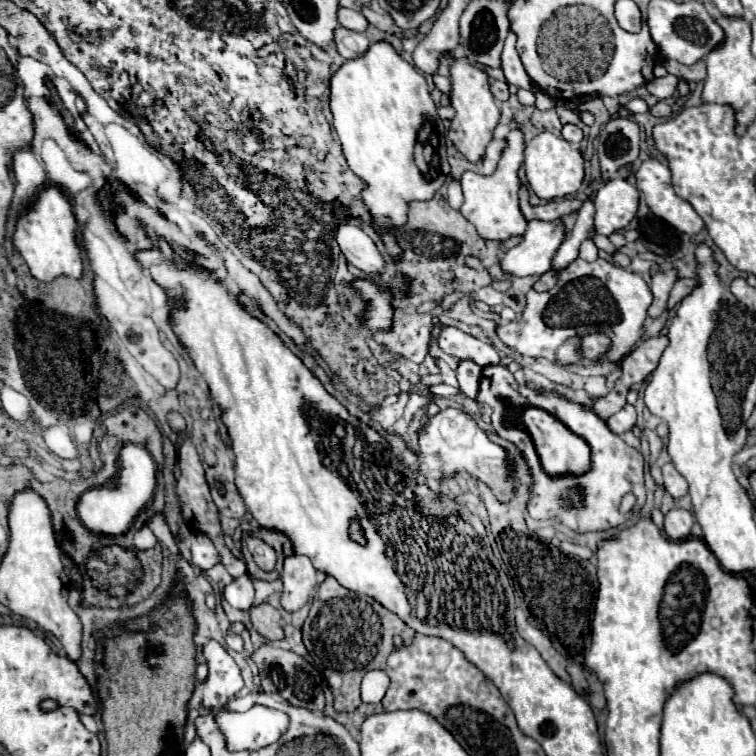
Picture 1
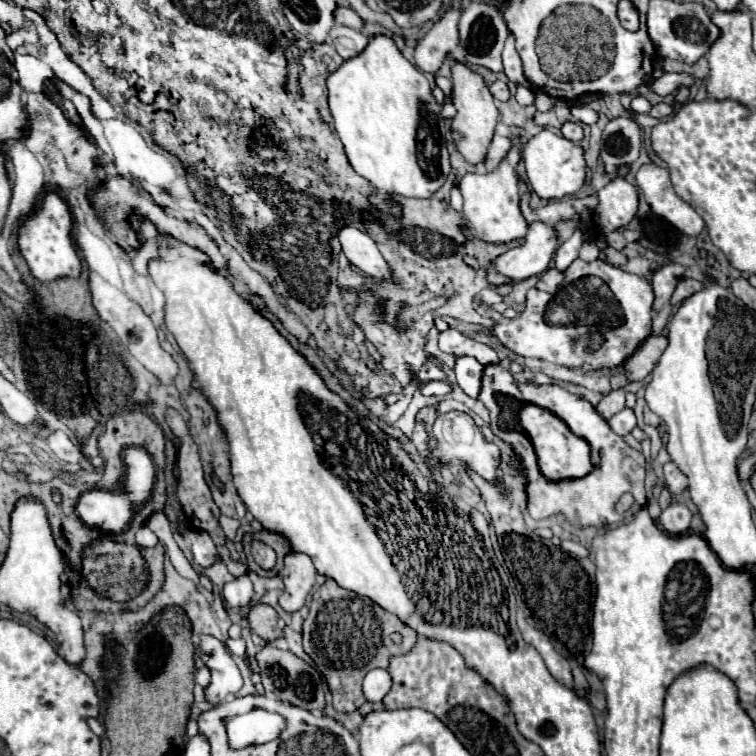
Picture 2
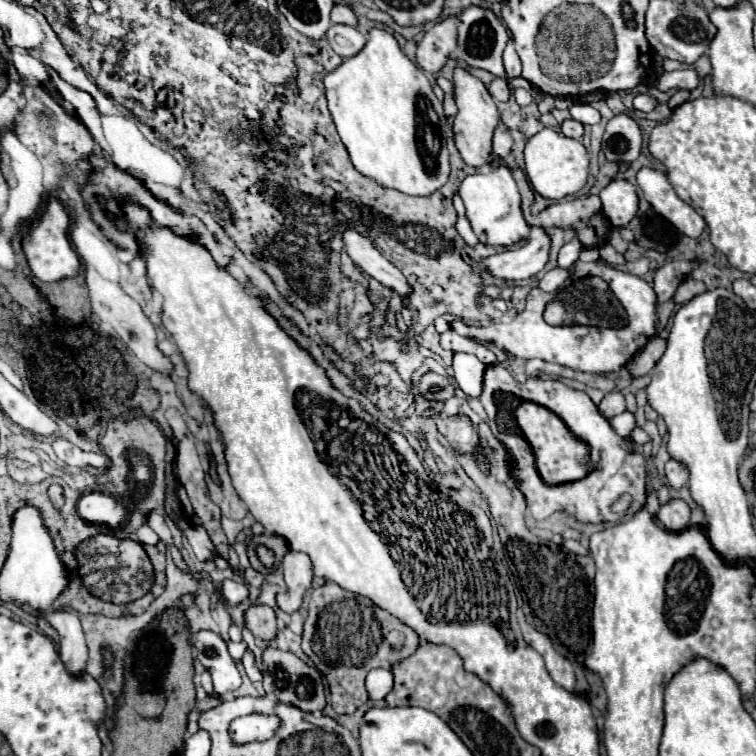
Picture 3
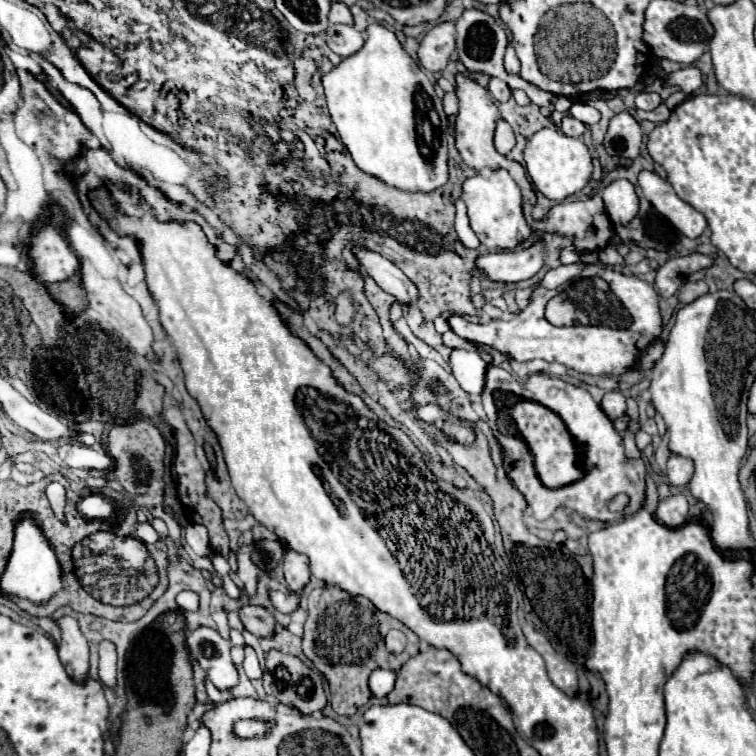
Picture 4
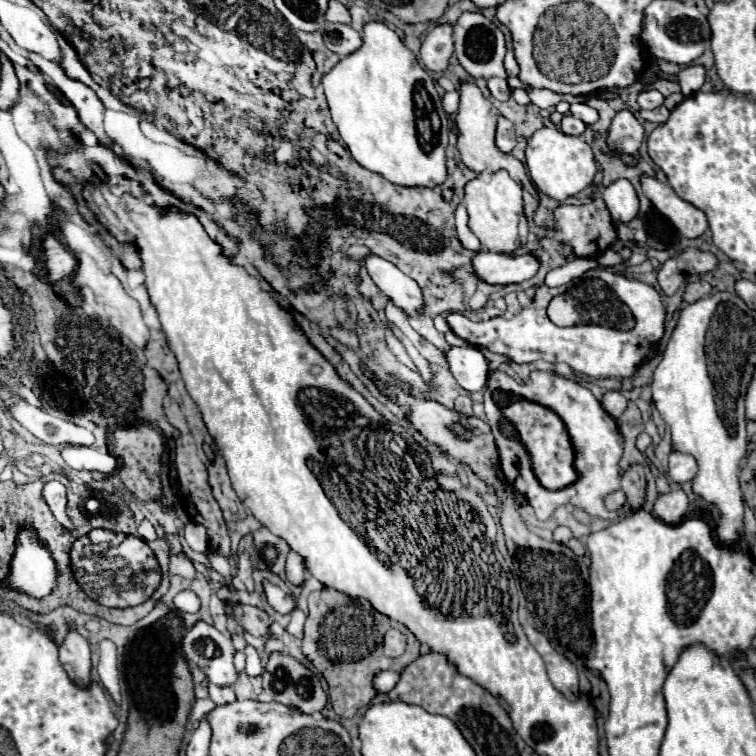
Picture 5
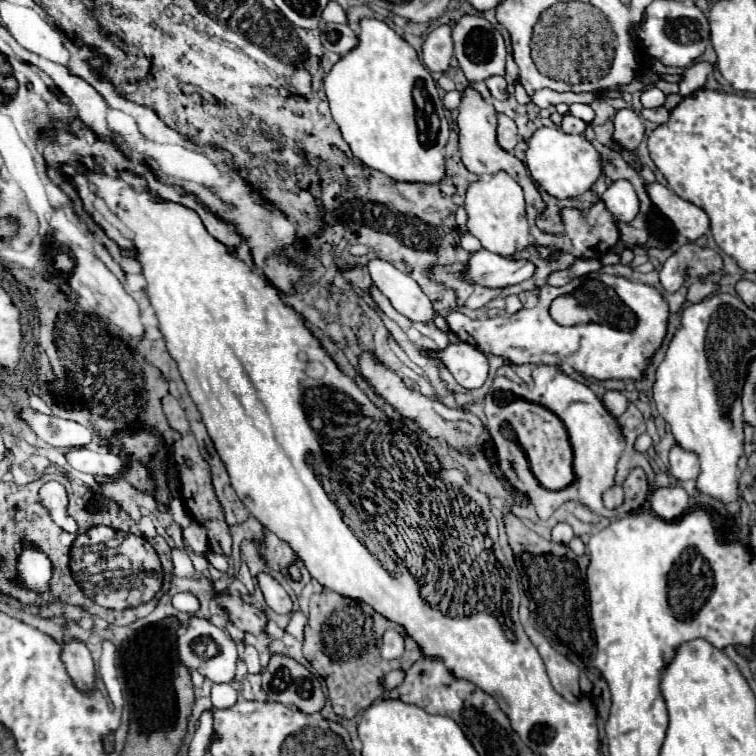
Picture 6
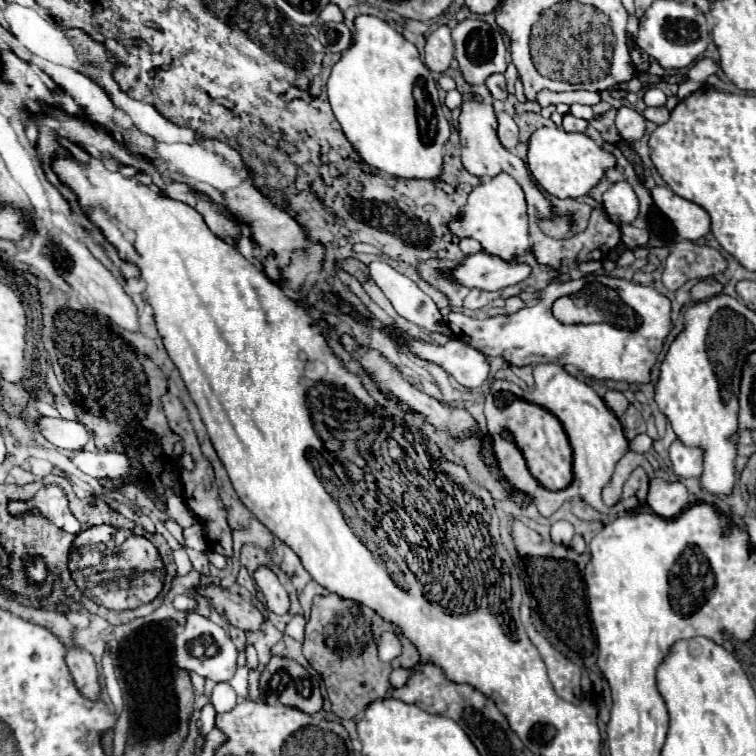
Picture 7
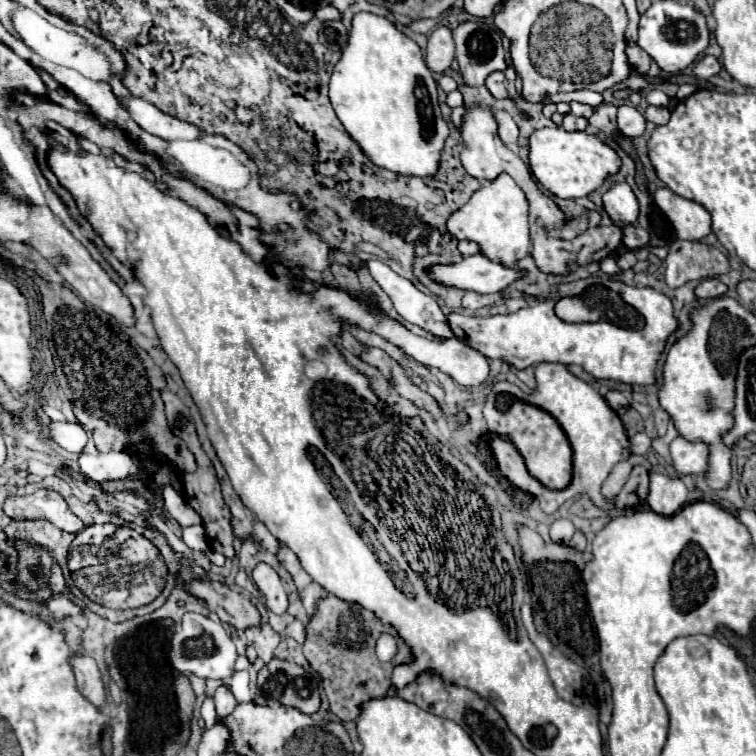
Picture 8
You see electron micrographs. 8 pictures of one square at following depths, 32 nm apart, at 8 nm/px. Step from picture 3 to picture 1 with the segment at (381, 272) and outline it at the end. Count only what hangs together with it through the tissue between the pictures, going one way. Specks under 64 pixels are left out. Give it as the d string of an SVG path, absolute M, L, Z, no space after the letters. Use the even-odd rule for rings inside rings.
M342 224L336 230L336 240L346 260L356 268L360 268L362 272L366 272L368 276L378 276L380 272L384 272L386 262L380 250L376 248L374 240L366 232L362 232L358 226Z

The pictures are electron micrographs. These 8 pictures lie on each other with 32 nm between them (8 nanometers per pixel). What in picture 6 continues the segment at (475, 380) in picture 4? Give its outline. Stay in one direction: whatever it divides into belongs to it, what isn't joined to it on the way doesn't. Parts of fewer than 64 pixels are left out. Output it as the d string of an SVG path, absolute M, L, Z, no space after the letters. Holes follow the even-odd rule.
M448 344L444 350L428 350L426 352L432 360L438 360L460 386L474 390L480 388L488 378L488 360L470 344Z

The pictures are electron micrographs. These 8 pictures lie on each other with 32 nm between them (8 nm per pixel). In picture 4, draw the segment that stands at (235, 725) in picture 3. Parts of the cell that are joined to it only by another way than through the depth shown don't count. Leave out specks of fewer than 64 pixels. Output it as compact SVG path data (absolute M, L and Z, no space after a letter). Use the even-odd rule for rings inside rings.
M246 720L246 722L238 722L238 724L236 724L236 728L234 728L234 732L236 732L238 736L248 738L248 736L262 736L268 728L270 728L270 726L266 726L266 724L264 724L264 728L262 728L262 724L260 724L260 722Z

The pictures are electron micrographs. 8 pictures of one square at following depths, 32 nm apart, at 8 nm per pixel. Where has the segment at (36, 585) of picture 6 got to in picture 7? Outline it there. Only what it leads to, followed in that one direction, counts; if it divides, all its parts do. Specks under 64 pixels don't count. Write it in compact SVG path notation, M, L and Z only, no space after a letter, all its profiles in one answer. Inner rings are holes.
M36 558L34 562L26 564L26 574L32 582L42 582L46 578L46 564L42 558Z

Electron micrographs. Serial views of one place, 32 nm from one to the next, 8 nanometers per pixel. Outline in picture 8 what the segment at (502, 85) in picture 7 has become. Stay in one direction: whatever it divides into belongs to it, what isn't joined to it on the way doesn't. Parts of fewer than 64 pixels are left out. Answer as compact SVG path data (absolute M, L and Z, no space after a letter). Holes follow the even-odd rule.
M492 72L486 78L486 88L494 98L506 98L506 88L504 88L504 72Z

